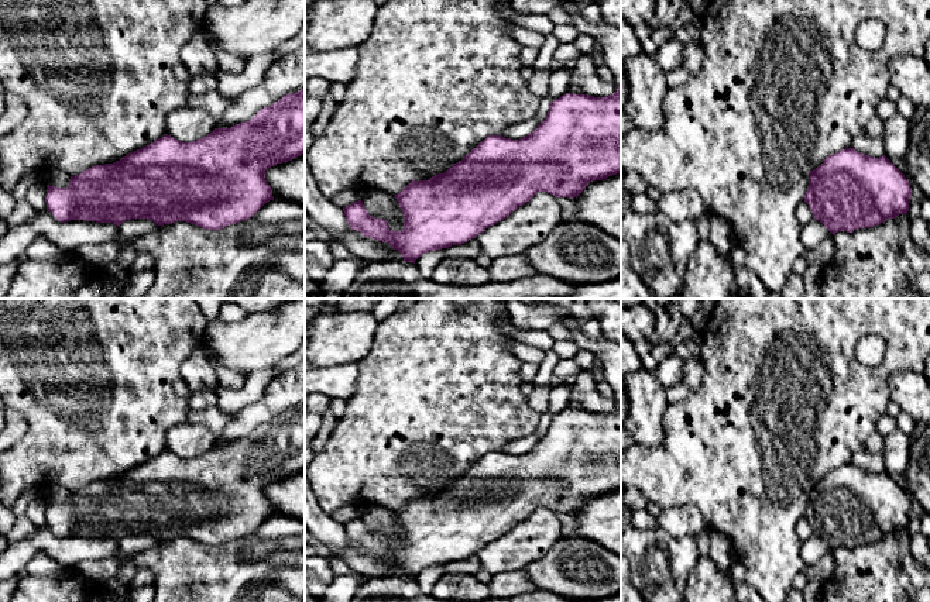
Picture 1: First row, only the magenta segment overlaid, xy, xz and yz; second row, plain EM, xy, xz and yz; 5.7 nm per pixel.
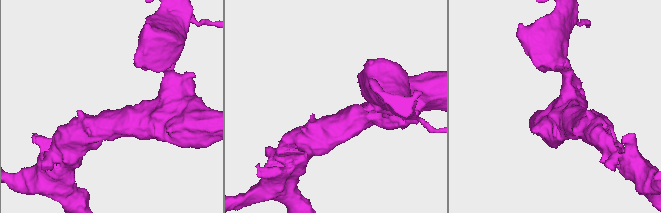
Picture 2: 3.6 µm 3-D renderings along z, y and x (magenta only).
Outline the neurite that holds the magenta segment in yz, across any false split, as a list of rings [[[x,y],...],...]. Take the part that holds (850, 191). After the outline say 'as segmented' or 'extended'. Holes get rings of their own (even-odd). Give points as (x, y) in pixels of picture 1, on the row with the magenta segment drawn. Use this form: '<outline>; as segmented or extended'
[[[850,147],[827,156],[821,165],[810,171],[804,202],[813,219],[835,234],[874,227],[899,214],[907,214],[910,197],[909,180],[885,155],[874,158]]]; as segmented

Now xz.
[[[621,86],[614,94],[605,97],[567,93],[550,103],[546,118],[526,137],[511,140],[502,135],[488,135],[446,172],[428,180],[412,180],[398,195],[394,195],[405,219],[402,231],[391,231],[387,220],[371,217],[361,200],[343,207],[343,211],[351,230],[388,242],[399,251],[404,261],[415,264],[425,252],[460,245],[476,238],[485,228],[524,206],[538,192],[574,199],[590,182],[617,173],[621,173]]]; as segmented

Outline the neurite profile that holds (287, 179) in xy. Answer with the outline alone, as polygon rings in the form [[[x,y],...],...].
[[[305,154],[268,168],[265,180],[272,189],[274,199],[305,206]]]

